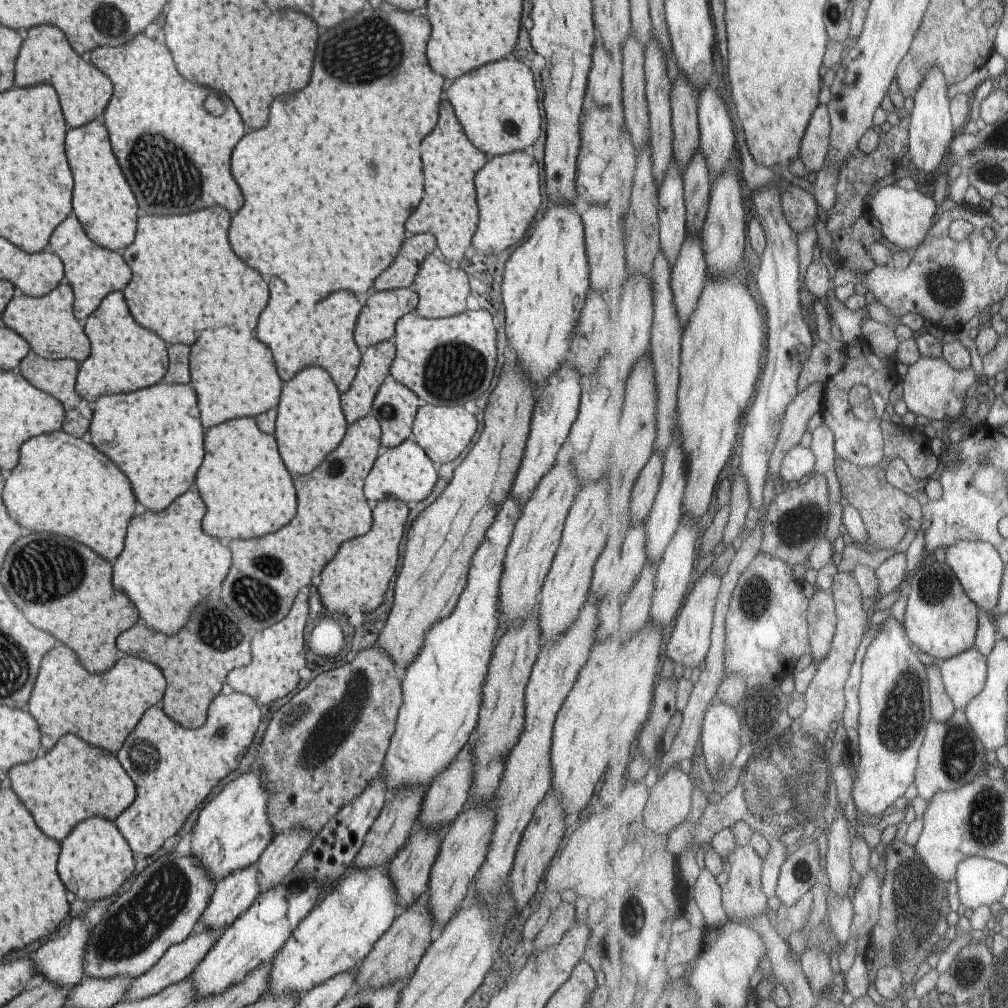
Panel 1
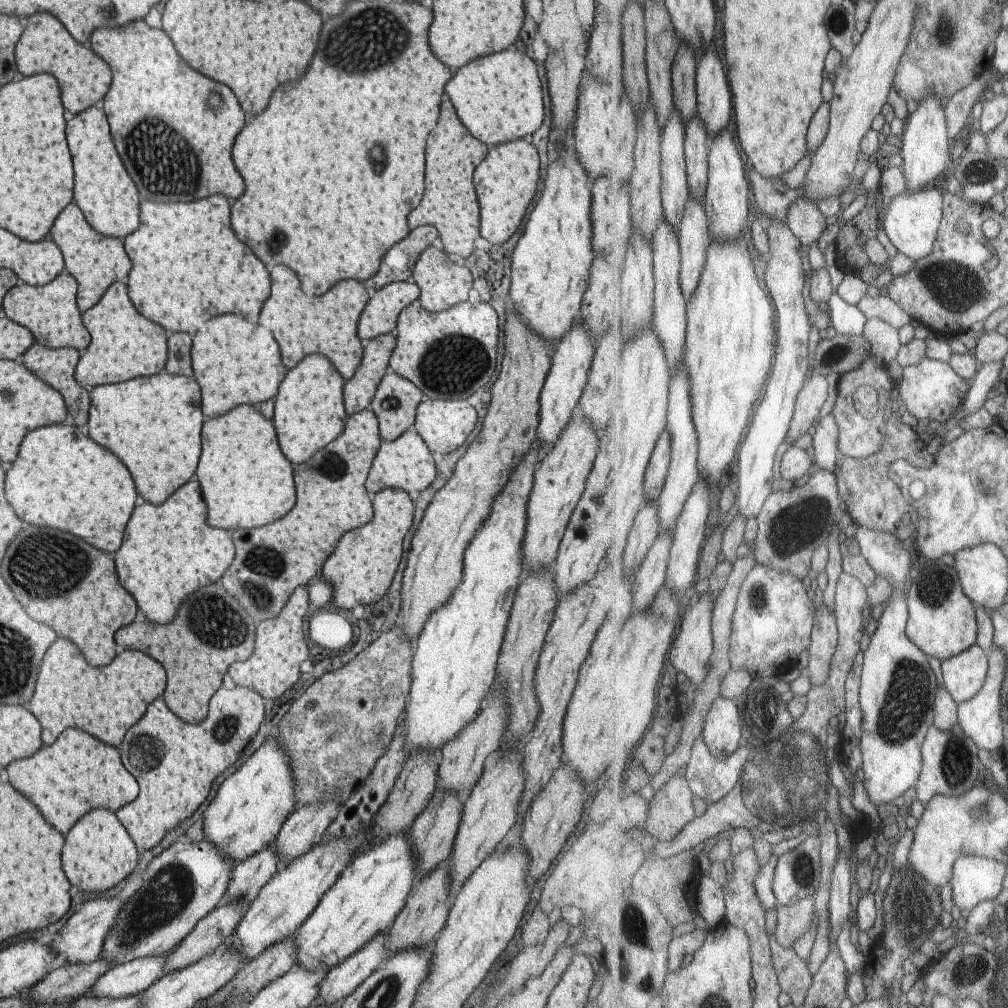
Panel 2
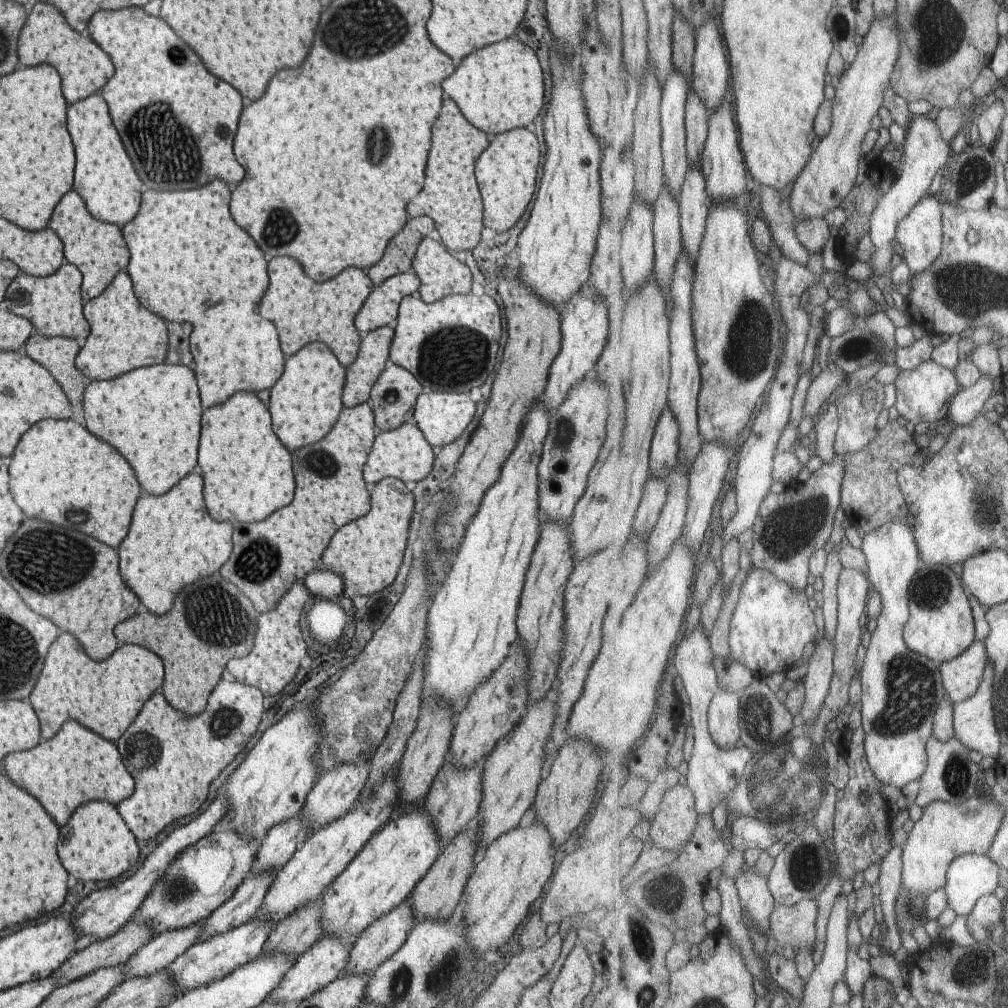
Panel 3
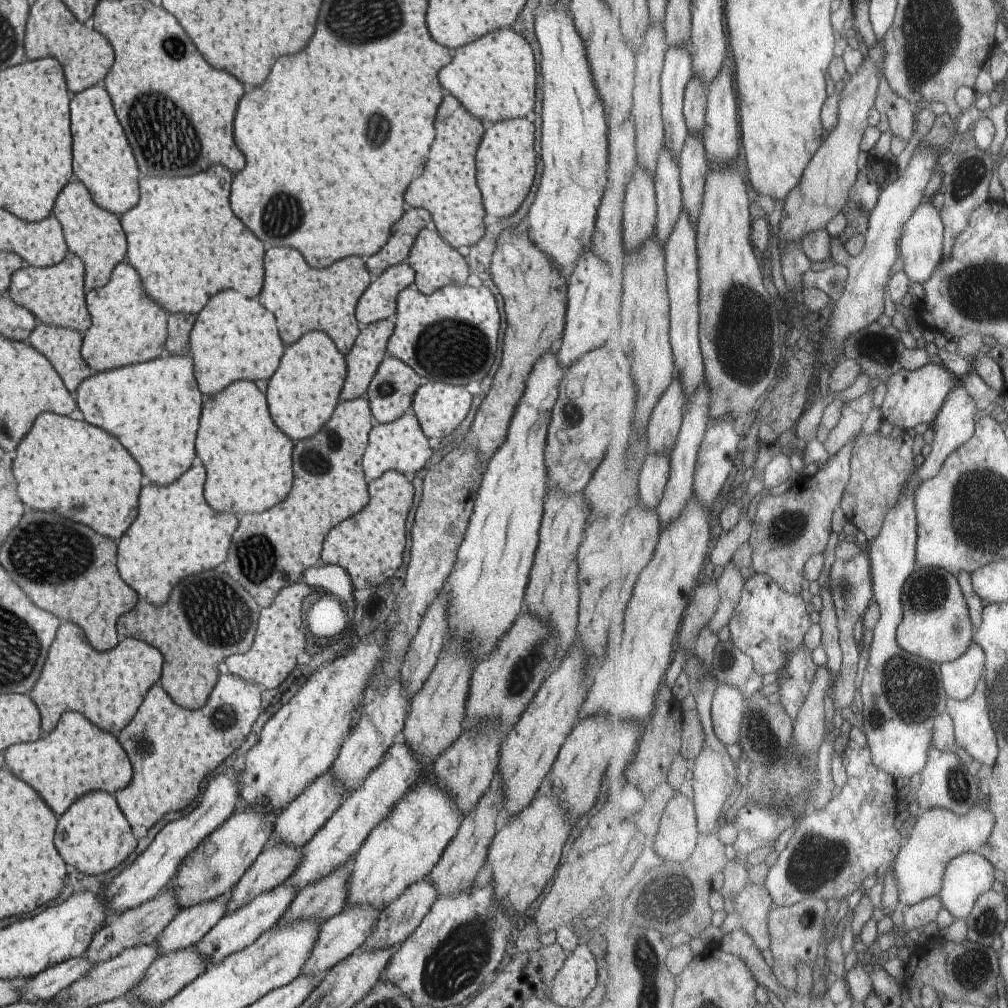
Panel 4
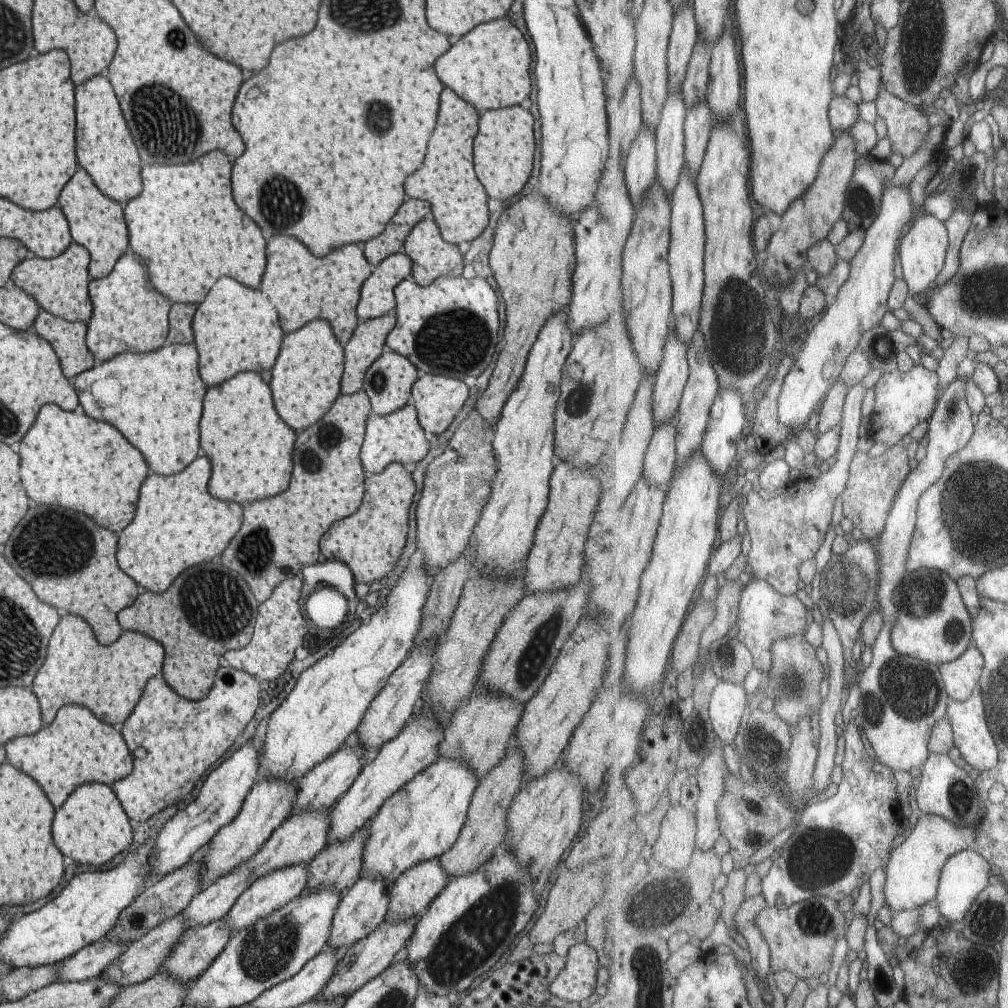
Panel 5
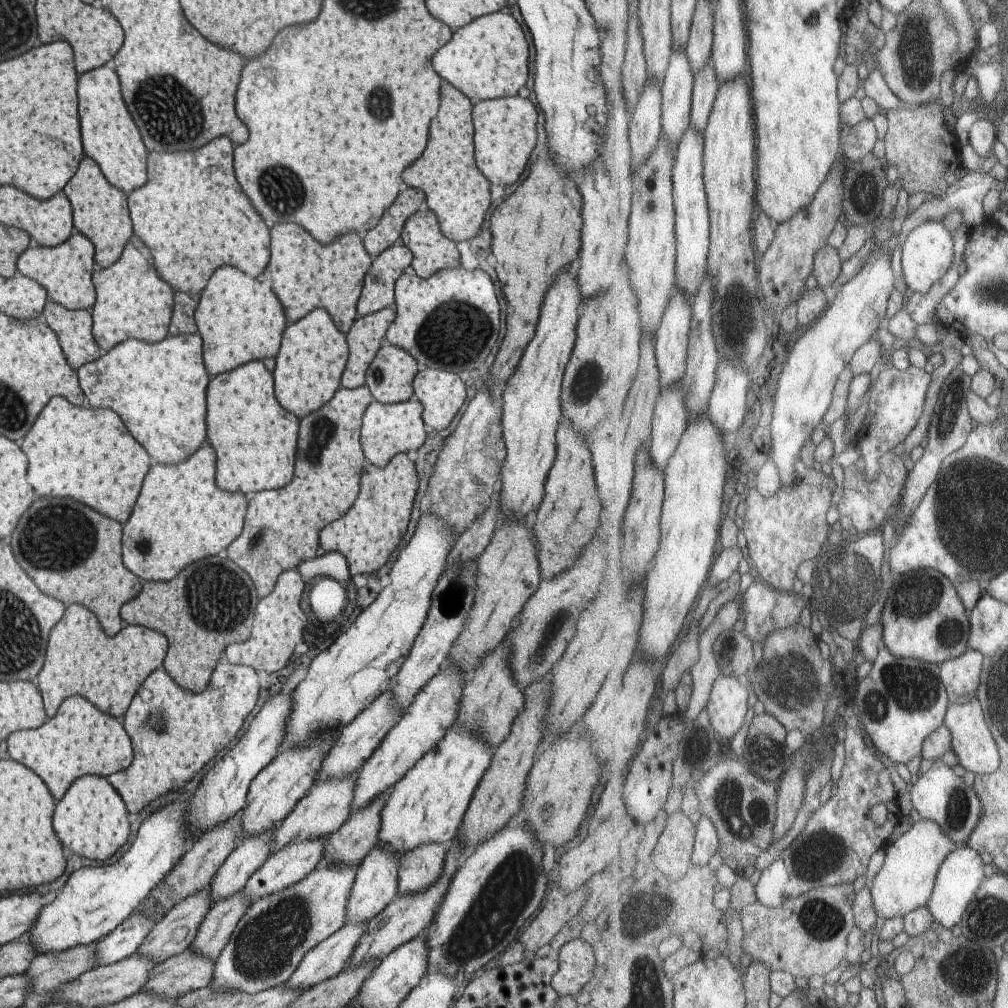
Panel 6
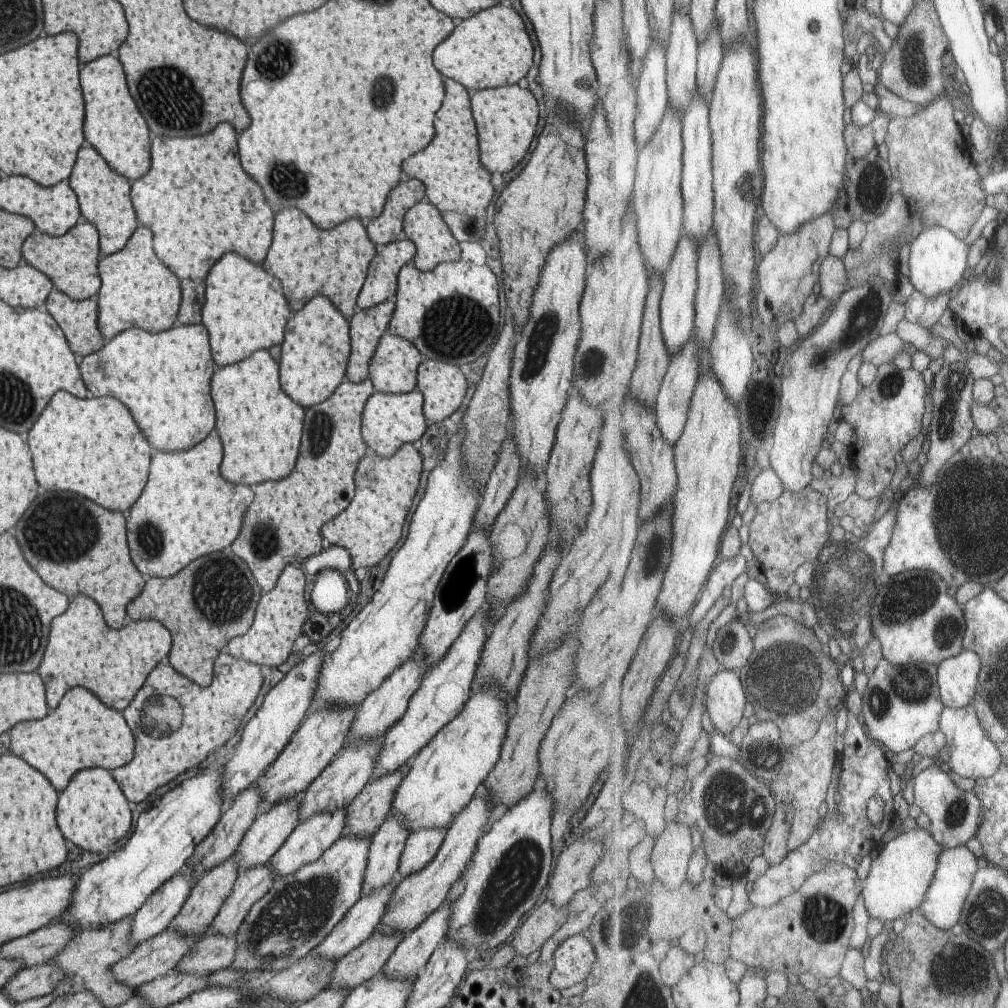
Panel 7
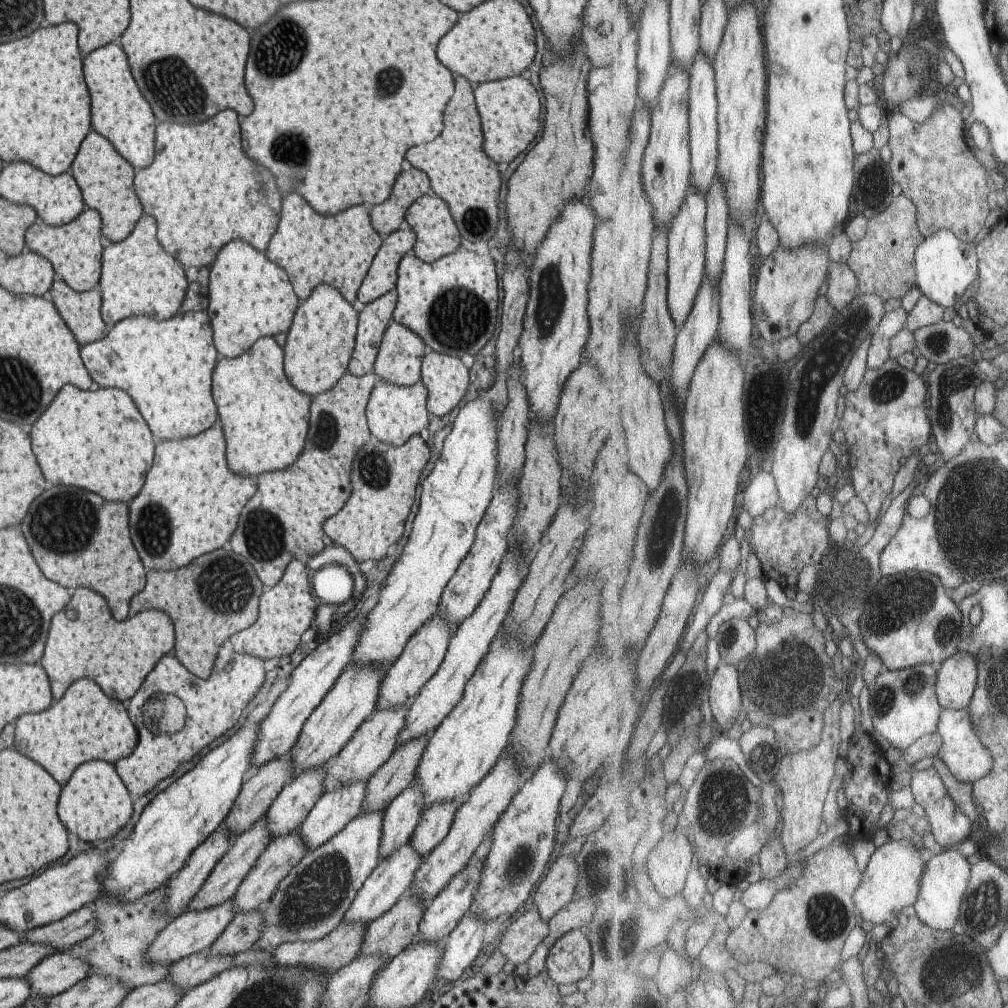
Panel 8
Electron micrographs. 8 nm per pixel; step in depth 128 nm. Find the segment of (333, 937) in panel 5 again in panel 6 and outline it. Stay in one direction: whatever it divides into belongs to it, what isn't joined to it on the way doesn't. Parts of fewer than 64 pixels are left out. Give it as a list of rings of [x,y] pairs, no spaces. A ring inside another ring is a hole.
[[[375,844],[355,870],[355,878],[353,878],[349,898],[347,898],[347,904],[345,904],[343,924],[366,925],[370,918],[377,916],[396,897],[397,869],[398,859],[393,858],[391,852],[383,852]]]

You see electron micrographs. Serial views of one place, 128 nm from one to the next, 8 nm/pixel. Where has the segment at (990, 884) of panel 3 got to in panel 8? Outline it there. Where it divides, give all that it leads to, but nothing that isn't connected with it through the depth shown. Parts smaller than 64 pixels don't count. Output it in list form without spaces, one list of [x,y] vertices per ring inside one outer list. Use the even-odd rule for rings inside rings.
[[[951,847],[947,851],[934,855],[928,861],[919,902],[914,906],[923,922],[937,930],[949,930],[957,926],[963,901],[970,885],[972,870],[973,865],[959,852],[957,847]]]

